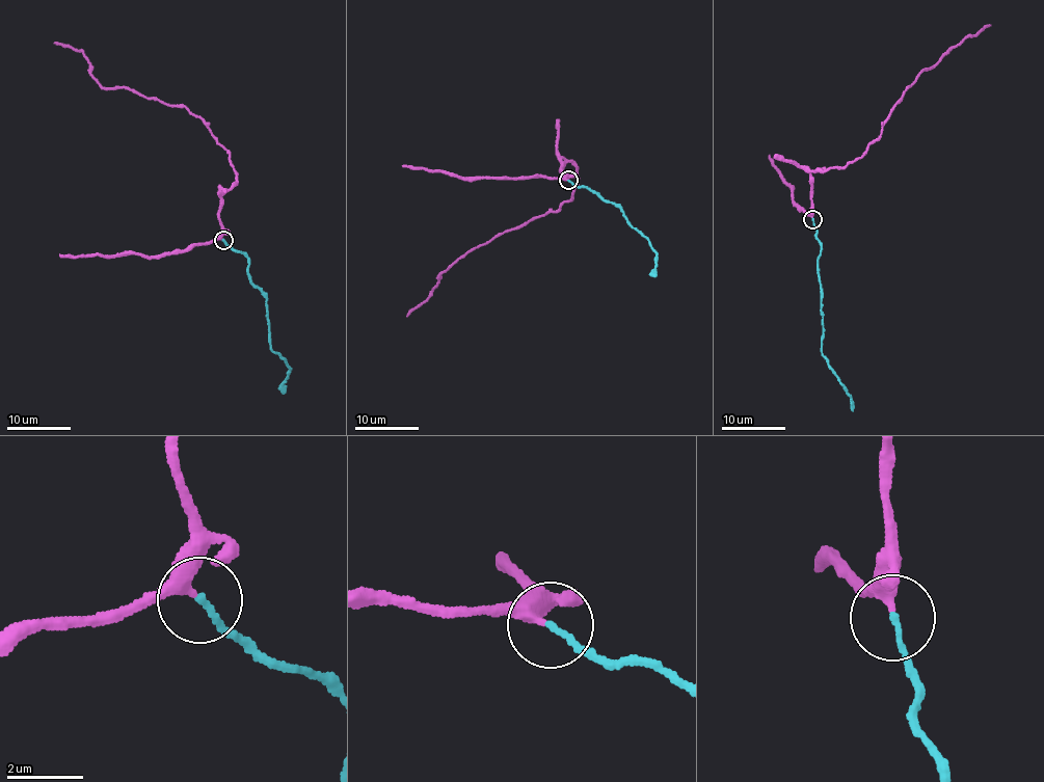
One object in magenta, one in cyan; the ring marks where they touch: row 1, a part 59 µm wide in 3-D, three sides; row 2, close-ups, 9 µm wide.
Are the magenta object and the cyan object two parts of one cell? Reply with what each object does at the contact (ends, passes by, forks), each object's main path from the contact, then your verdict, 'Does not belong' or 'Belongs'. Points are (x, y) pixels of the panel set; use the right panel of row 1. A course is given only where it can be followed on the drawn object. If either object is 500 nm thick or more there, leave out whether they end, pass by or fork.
At the ring magenta passes by. At the ring cyan ends. Course of magenta: (812, 218), (809, 172), (845, 166), (863, 154), (921, 70), (934, 66), (945, 53), (991, 25). Course of cyan: (812, 219), (821, 250), (818, 270), (822, 355), (851, 398), (852, 411). Belongs

